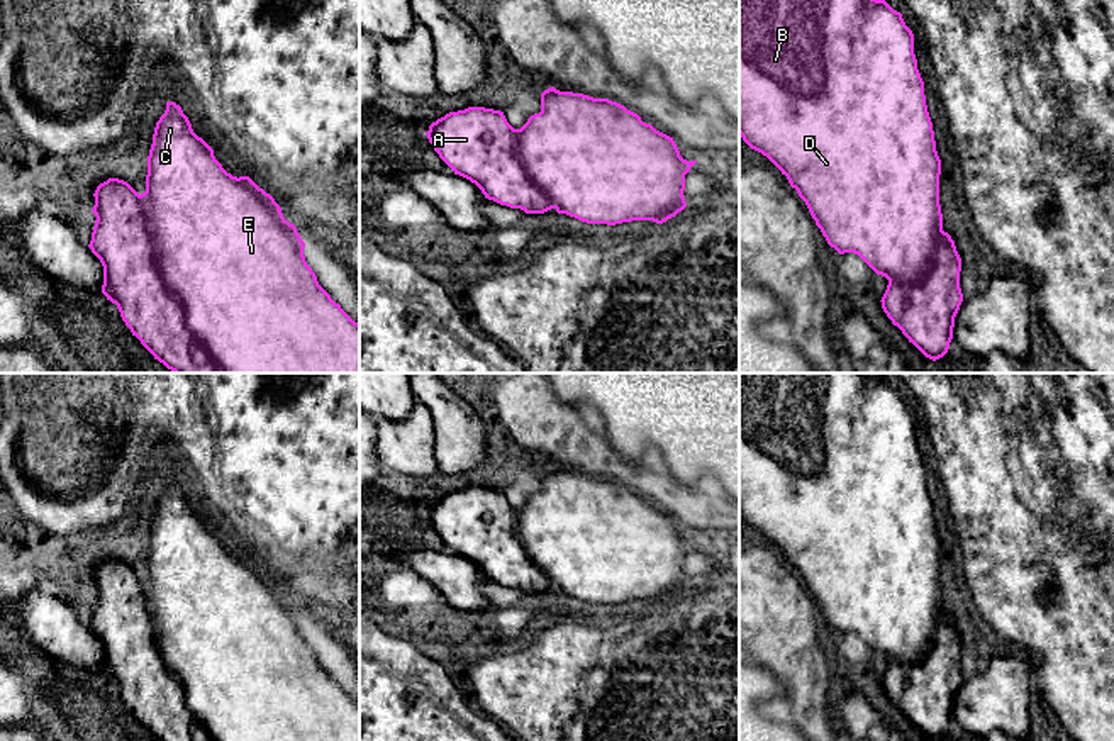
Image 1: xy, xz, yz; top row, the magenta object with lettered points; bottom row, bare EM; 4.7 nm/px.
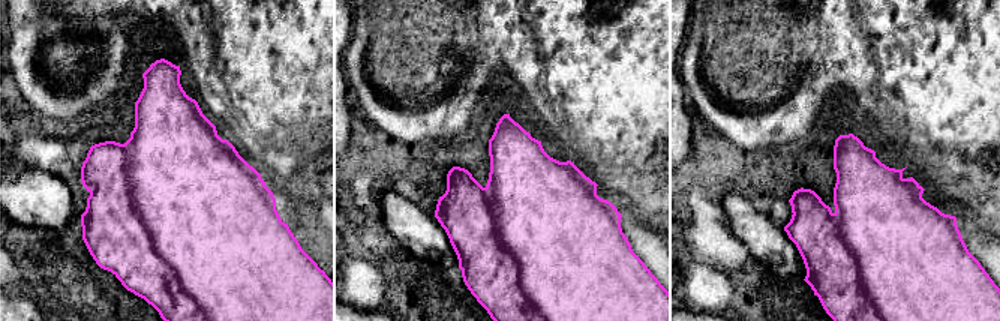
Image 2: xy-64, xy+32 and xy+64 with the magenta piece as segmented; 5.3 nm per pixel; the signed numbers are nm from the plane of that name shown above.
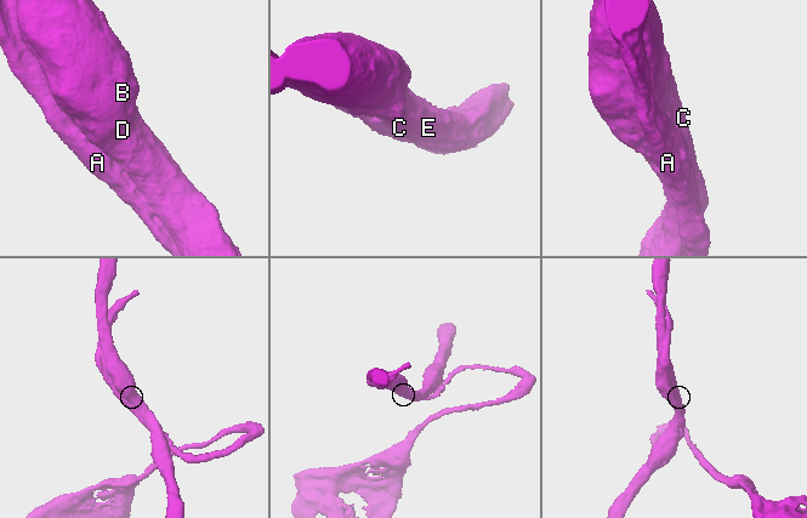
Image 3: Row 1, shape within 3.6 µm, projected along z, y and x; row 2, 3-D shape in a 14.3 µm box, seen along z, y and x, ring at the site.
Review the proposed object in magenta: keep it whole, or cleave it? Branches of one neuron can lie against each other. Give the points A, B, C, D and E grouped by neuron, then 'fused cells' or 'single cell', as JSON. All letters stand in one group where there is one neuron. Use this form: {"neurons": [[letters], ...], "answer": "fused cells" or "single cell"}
{"neurons": [["A"], ["B", "C", "D", "E"]], "answer": "fused cells"}

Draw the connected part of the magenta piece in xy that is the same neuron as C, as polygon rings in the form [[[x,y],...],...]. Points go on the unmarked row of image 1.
[[[166,482],[166,490],[156,502],[148,536],[146,571],[141,573],[141,582],[163,661],[181,680],[188,709],[217,741],[359,741],[359,704],[319,665],[315,653],[305,641],[305,622],[297,607],[283,597],[275,578],[249,556],[237,558],[222,548],[214,529],[193,512],[188,497],[175,482]]]

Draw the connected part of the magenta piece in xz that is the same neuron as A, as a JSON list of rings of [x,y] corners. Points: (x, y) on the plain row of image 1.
[[[485,487],[449,492],[426,515],[454,554],[475,563],[485,578],[526,593],[554,588],[527,556],[517,534],[517,509],[504,492]]]

